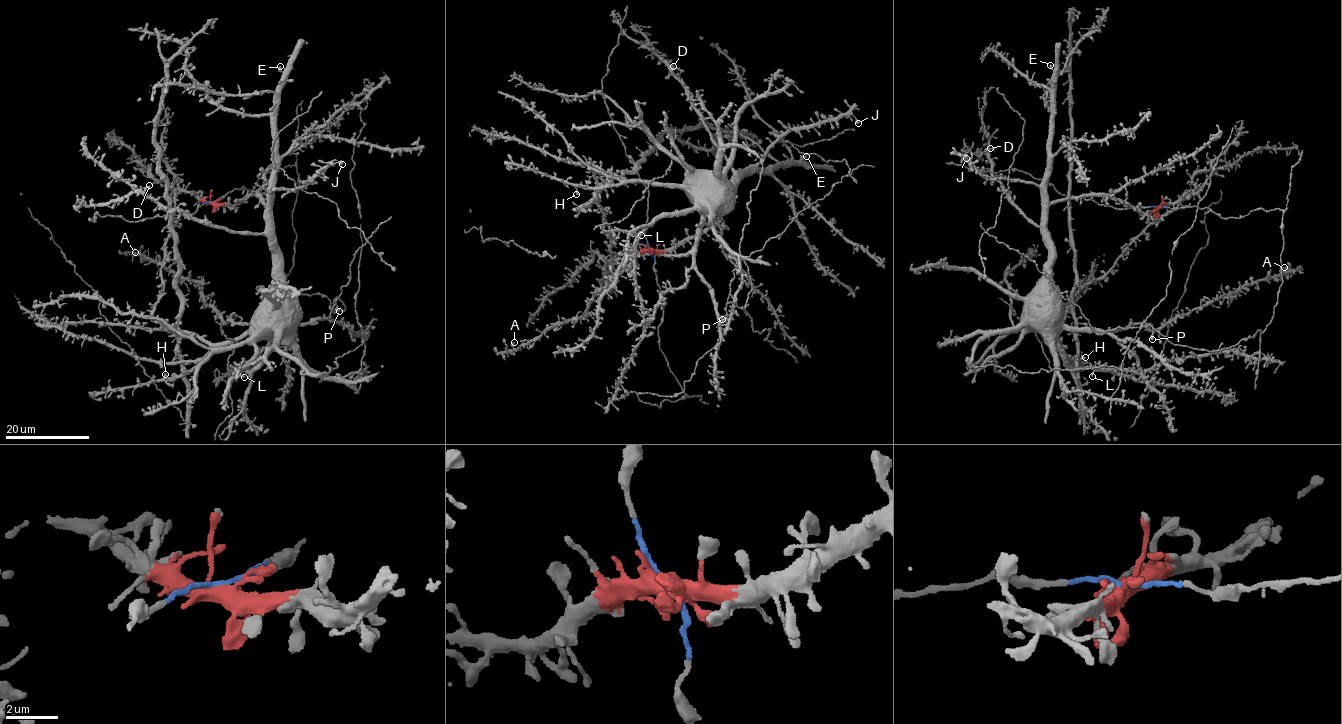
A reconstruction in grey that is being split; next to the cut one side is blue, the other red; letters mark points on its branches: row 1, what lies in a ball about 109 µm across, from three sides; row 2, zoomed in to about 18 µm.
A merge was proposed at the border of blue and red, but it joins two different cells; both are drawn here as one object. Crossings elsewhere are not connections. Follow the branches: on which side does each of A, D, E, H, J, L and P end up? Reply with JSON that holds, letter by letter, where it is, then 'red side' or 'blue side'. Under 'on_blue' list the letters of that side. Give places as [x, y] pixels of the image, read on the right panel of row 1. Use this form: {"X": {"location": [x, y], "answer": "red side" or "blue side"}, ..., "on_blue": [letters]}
{"A": {"location": [1284, 267], "answer": "red side"}, "D": {"location": [990, 148], "answer": "red side"}, "E": {"location": [1050, 65], "answer": "red side"}, "H": {"location": [1085, 357], "answer": "red side"}, "J": {"location": [966, 158], "answer": "red side"}, "L": {"location": [1092, 376], "answer": "red side"}, "P": {"location": [1152, 339], "answer": "blue side"}, "on_blue": ["P"]}

